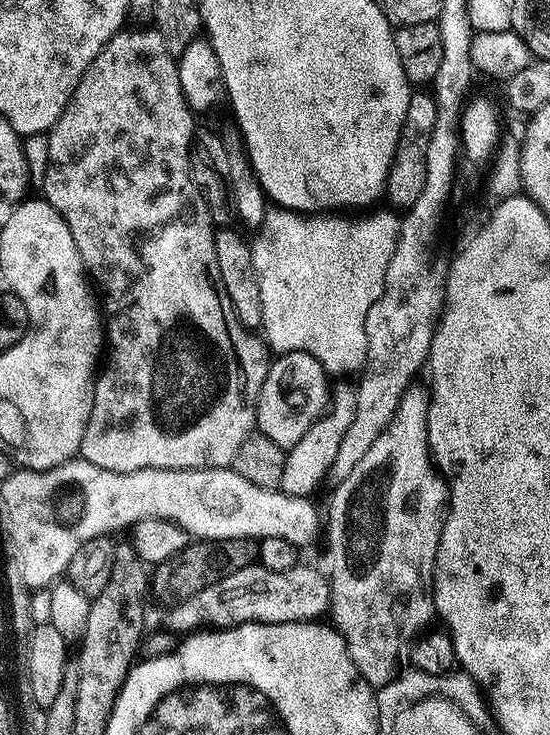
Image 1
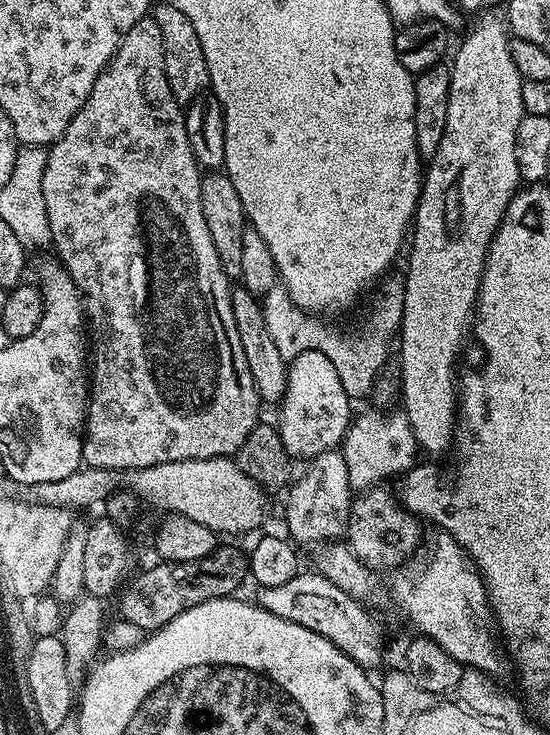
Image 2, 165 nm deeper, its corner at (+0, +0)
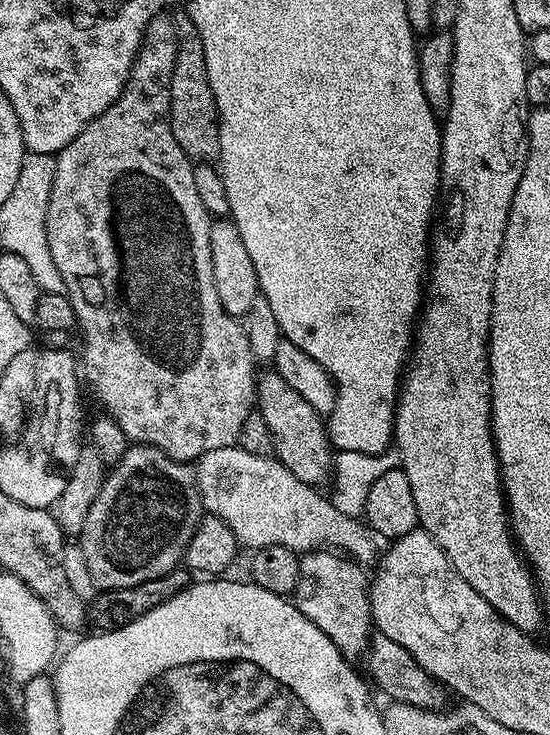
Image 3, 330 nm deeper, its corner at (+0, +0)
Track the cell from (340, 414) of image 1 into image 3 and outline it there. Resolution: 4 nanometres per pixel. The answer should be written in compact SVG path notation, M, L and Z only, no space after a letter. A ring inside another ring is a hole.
M308 551L300 556L298 586L294 593L296 608L310 618L322 634L330 637L340 653L352 662L367 653L374 632L370 580L367 575L364 577L364 572L356 560L339 551Z

